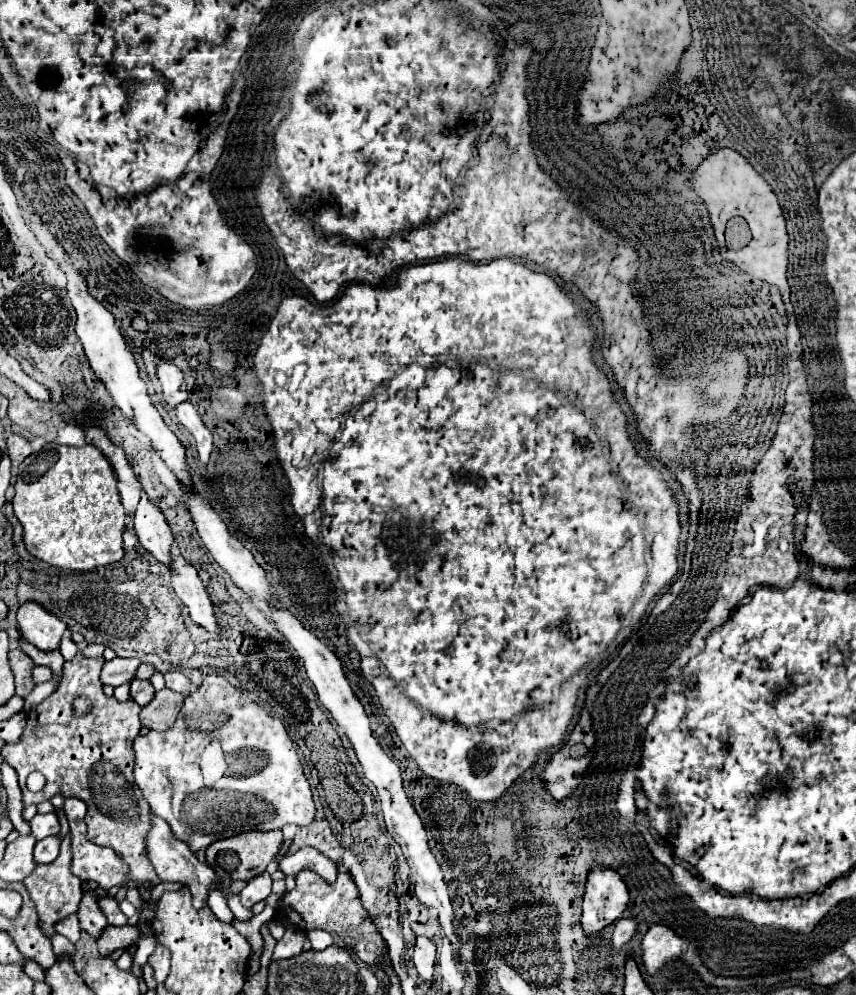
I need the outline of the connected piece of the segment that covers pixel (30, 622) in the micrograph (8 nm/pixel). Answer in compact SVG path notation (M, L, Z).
M26 601L18 609L18 627L22 637L42 651L52 651L60 645L66 623L36 601Z

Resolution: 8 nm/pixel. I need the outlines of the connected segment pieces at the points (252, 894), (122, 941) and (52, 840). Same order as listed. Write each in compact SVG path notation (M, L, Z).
M260 873L258 877L250 879L248 885L242 889L240 897L242 897L242 905L244 907L252 907L258 901L264 901L270 895L270 887L272 887L272 879L268 873Z
M124 925L124 927L104 927L100 939L98 939L98 949L102 957L108 957L116 949L126 949L128 945L136 943L140 939L140 927L136 925Z
M52 835L52 837L46 837L46 839L36 843L34 859L38 865L40 863L52 863L58 857L58 851L60 851L60 837Z

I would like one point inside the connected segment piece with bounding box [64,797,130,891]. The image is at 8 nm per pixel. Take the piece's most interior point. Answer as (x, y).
(103, 865)

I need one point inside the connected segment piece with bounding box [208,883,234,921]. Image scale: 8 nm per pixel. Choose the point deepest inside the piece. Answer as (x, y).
(216, 901)

